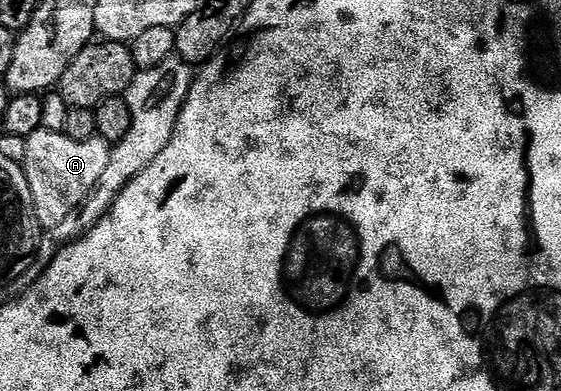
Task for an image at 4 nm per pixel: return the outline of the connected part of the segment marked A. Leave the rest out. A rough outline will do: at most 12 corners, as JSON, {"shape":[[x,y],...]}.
{"shape":[[25,136],[39,228],[60,225],[100,181],[111,144]]}

